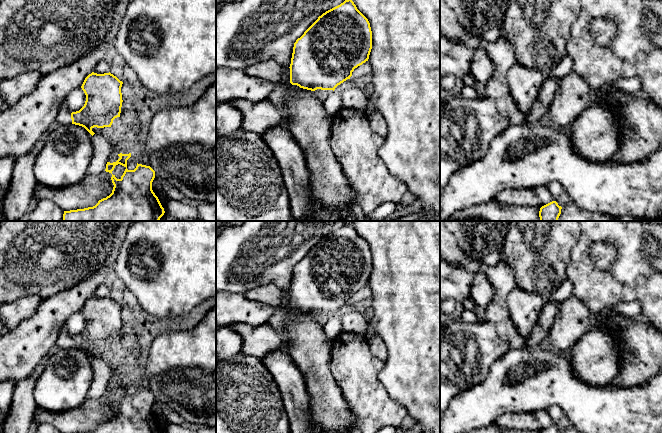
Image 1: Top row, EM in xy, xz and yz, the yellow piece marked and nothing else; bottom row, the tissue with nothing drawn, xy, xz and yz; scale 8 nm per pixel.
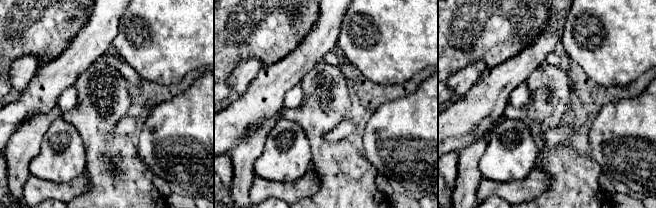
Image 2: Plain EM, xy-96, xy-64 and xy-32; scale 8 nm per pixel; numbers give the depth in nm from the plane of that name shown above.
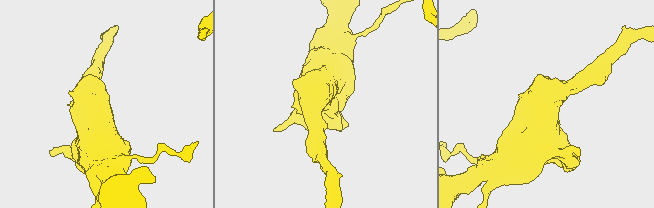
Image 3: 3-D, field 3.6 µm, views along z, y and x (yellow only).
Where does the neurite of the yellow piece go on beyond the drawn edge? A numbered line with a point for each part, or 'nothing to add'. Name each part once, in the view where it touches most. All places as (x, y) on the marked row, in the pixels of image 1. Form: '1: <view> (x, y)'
1: xy (63, 117)

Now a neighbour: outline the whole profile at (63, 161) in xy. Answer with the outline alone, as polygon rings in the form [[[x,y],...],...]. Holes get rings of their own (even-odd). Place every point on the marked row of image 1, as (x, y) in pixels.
[[[58,125],[33,166],[38,185],[63,188],[79,183],[93,157],[92,135],[82,126]]]

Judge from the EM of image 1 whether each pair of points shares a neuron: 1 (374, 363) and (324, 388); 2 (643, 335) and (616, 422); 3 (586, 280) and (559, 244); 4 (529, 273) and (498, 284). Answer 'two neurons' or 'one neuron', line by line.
1: two neurons
2: two neurons
3: two neurons
4: two neurons

